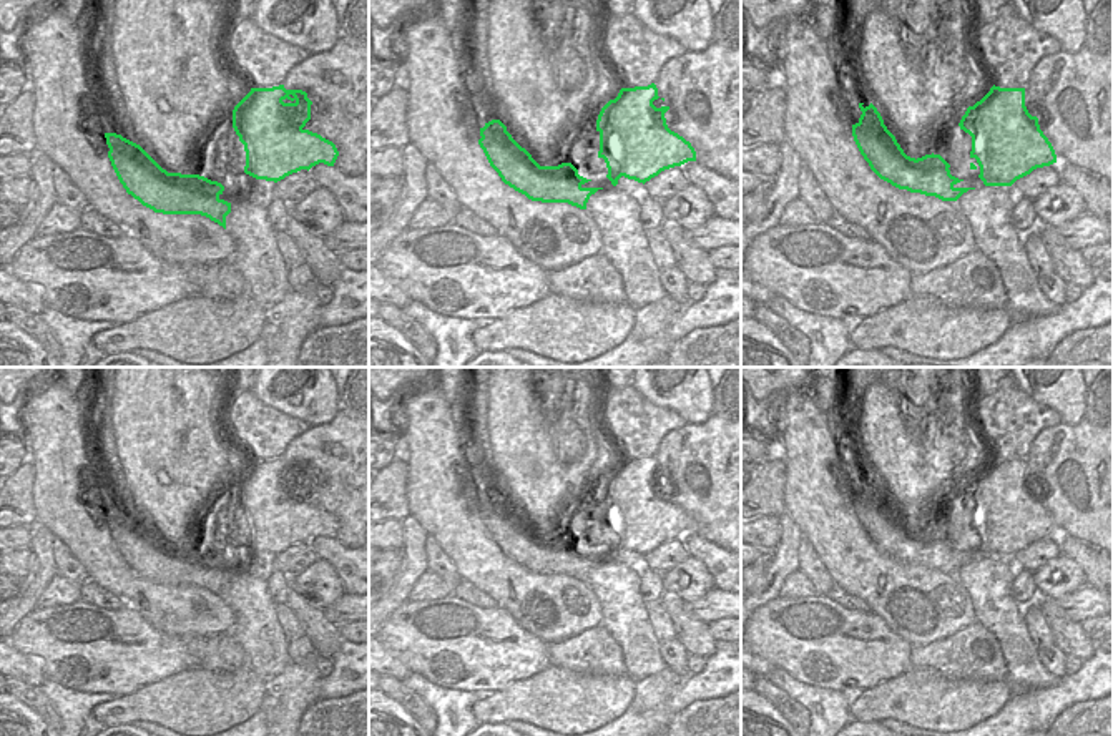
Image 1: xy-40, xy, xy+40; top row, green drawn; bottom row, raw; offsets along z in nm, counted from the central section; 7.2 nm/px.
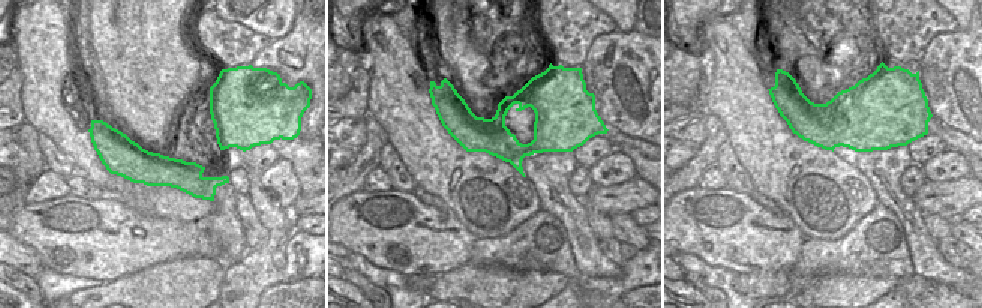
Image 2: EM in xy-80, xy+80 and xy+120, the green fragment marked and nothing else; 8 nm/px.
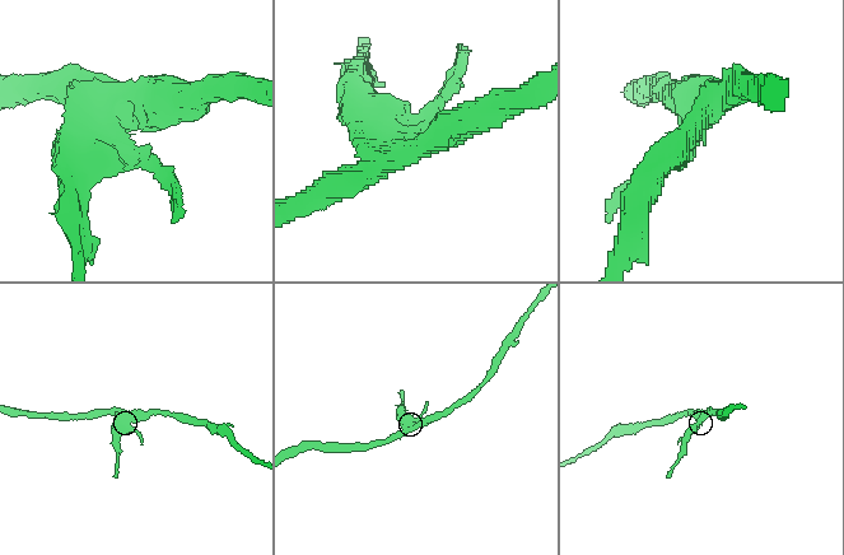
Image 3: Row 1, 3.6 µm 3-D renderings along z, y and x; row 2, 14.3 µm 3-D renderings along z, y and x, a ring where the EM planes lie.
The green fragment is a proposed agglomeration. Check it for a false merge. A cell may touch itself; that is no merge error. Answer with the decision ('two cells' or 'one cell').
two cells

